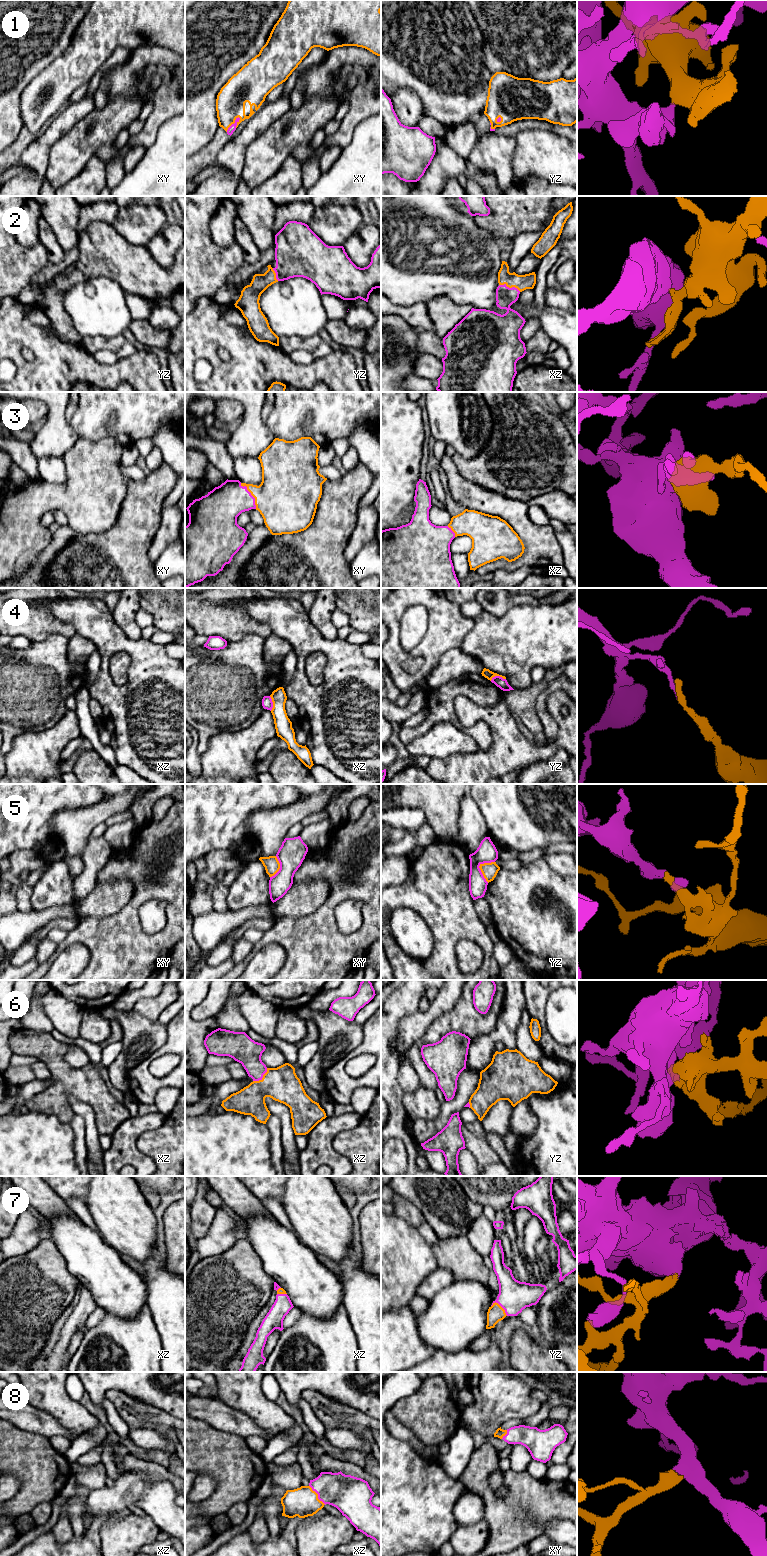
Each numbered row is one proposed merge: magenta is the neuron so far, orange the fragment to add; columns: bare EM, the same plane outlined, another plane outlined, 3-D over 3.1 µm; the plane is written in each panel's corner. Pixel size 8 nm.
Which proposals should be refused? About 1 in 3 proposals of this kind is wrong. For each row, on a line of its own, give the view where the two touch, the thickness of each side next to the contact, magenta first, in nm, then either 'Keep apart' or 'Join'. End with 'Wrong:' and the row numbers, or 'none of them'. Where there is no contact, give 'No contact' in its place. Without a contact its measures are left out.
1: Touches magenta in xy. Thickness 60 nm (magenta) against 240 nm. Join
2: Touches magenta in xz. Thickness 160 nm (magenta) against 130 nm. Join
3: Touches magenta in xy. Thickness 300 nm (magenta) against 420 nm. Join
4: Touches magenta in yz. Thickness 80 nm (magenta) against 70 nm. Keep apart
5: Touches magenta in yz. Thickness 160 nm (magenta) against 130 nm. Keep apart
6: Touches magenta in xz. Thickness 220 nm (magenta) against 280 nm. Join
7: Touches magenta in yz. Thickness 260 nm (magenta) against 140 nm. Join
8: Touches magenta in xz. Thickness 300 nm (magenta) against 240 nm. Join
Wrong: 4, 5

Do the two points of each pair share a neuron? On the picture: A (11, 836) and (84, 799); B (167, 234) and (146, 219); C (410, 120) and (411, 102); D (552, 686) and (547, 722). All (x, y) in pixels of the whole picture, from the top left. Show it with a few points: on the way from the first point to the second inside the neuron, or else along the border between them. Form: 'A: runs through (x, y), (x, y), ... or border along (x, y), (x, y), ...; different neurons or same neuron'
A: runs through (29, 825), (57, 799), (66, 799); same neuron
B: border along (164, 224), (146, 245); different neurons
C: runs through (410, 116), (411, 106); same neuron
D: runs through (543, 695), (542, 713); same neuron

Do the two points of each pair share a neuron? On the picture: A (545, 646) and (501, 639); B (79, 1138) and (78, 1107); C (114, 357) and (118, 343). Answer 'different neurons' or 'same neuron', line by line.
A: same neuron
B: different neurons
C: different neurons

